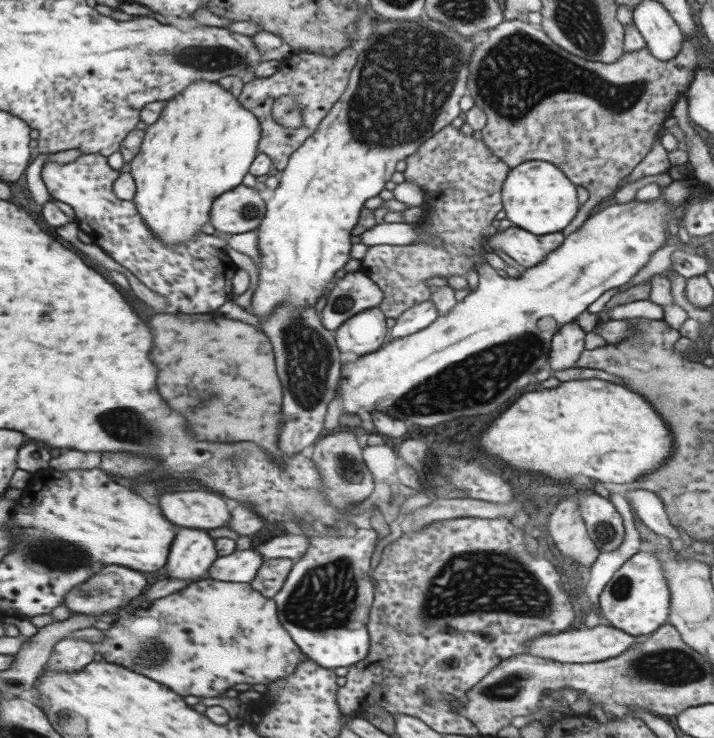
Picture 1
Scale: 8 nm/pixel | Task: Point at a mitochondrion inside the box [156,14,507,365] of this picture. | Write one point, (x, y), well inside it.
(409, 73)

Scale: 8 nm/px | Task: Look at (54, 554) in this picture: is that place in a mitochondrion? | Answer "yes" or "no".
yes

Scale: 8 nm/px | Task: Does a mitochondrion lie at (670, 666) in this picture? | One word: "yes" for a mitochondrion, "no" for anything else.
yes

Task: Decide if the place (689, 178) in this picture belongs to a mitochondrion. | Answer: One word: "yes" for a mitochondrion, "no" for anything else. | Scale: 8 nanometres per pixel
no

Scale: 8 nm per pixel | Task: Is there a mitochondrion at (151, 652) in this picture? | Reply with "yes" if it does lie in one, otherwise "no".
yes

